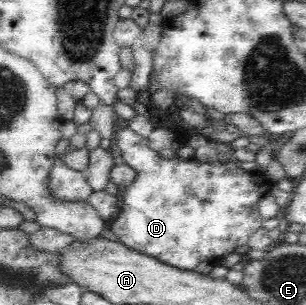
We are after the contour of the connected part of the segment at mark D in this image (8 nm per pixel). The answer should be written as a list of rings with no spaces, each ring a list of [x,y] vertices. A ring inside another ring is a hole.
[[[124,127],[119,129],[116,133],[117,147],[121,151],[121,159],[124,163],[135,169],[137,177],[136,180],[127,188],[123,198],[123,205],[121,205],[121,212],[116,219],[113,220],[111,225],[111,231],[115,233],[119,239],[121,239],[122,244],[127,247],[138,251],[139,253],[145,253],[149,256],[156,257],[159,261],[166,263],[167,265],[172,265],[177,269],[186,269],[191,271],[201,263],[201,261],[213,261],[218,265],[217,260],[221,258],[225,253],[231,253],[239,245],[247,244],[249,237],[252,233],[255,233],[257,229],[262,227],[264,221],[263,215],[259,213],[257,203],[261,197],[265,196],[267,193],[270,193],[270,184],[271,181],[267,178],[267,175],[262,172],[249,172],[237,166],[236,161],[227,162],[224,164],[214,164],[214,163],[203,163],[197,159],[180,159],[177,157],[165,159],[160,157],[157,152],[149,148],[148,139],[141,138],[131,130],[129,127]]]

